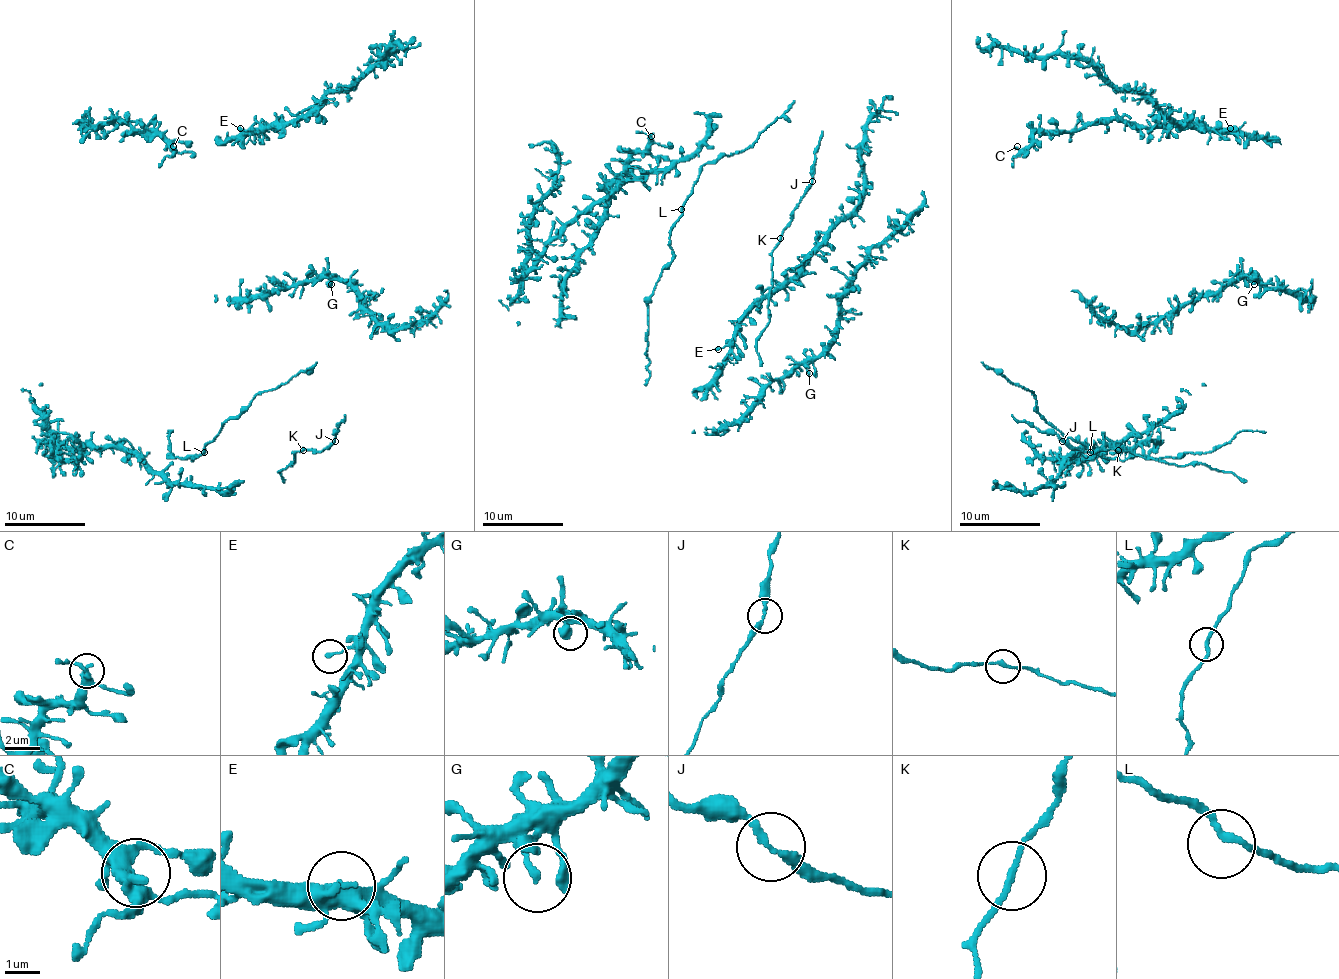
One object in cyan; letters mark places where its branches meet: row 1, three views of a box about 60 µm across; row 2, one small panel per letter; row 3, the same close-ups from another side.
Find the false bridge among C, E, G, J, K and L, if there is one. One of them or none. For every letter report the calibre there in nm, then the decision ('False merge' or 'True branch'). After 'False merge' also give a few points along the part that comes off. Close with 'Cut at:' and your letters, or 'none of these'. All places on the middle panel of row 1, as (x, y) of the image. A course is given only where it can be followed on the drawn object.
C: Thickness 200 nm. True branch
E: Thickness 200 nm. True branch
G: Thickness 140 nm. True branch
J: Thickness 200 nm. True branch
K: Thickness 170 nm. True branch
L: Thickness 180 nm. True branch
Cut at: none of these

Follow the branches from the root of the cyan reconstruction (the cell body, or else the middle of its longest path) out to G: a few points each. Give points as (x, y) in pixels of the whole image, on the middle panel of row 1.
G: (847, 262), (853, 268), (853, 278), (841, 298), (837, 333), (809, 363), (809, 373)

